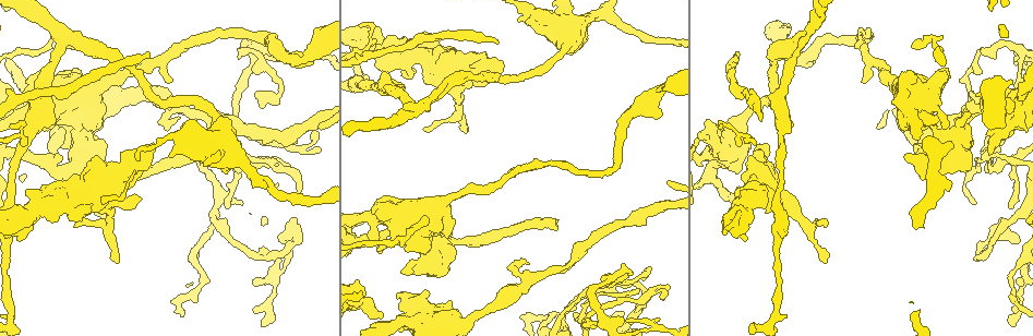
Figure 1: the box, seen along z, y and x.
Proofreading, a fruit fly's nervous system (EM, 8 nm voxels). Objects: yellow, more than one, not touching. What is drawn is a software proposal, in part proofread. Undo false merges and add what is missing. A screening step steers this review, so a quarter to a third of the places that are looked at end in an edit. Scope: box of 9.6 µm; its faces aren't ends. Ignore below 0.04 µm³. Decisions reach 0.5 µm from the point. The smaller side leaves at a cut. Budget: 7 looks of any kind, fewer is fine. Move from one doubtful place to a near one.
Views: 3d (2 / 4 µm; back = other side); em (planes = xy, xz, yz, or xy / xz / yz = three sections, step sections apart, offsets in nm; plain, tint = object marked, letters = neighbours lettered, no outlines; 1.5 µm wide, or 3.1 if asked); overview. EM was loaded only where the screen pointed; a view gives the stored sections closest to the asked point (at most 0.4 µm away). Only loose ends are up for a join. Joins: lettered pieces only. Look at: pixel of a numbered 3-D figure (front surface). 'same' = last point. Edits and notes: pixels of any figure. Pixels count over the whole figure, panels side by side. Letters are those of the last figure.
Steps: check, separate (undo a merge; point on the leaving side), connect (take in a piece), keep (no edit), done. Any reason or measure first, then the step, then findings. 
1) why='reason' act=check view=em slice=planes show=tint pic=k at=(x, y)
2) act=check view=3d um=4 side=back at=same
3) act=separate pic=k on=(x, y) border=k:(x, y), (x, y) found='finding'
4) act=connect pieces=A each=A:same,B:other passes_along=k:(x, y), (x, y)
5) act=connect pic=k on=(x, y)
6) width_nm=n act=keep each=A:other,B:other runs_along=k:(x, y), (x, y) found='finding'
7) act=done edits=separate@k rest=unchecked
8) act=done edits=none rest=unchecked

why='thick end' act=check view=em slice=xy step=8 show=tint pic=1 at=(439, 41)

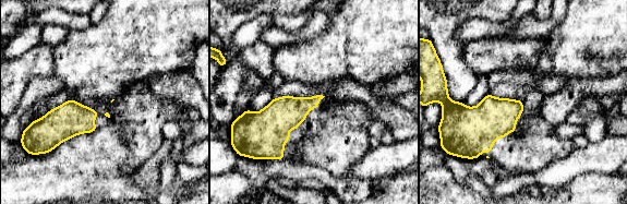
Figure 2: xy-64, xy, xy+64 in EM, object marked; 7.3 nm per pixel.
why='another direction' act=check view=em slice=xz step=8 show=letters at=same

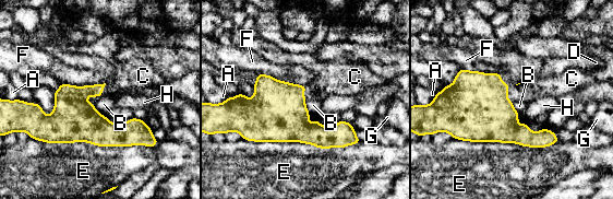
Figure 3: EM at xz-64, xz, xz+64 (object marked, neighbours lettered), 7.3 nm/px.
act=connect pieces=C each=A:other,B:other,C:same,D:other,E:other,F:other,G:other,H:other passes_along=3:(476, 107), (506, 94), (527, 92) found='the cell continues'

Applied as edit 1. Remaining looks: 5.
why='branch stops here' act=check view=3d um=2 pic=1 at=(168, 83)

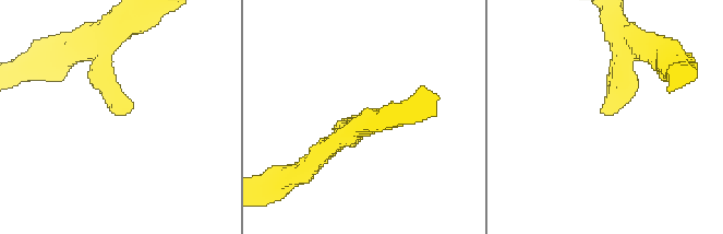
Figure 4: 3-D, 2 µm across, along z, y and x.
why='need the tissue' act=check view=em slice=xy step=4 show=letters pic=4 at=(126, 111)

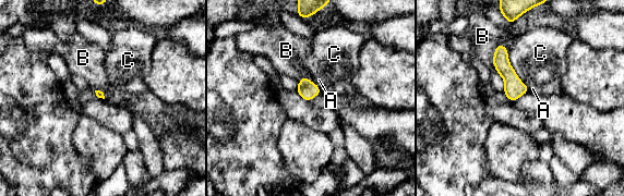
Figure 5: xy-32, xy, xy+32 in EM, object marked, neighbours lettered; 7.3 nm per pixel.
act=check view=em slice=planes show=letters at=same

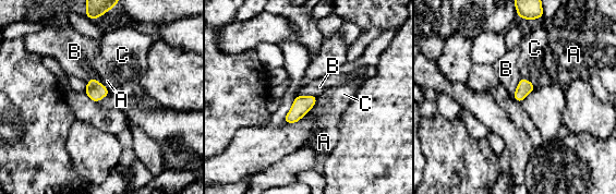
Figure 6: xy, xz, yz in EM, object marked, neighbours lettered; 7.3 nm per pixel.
act=keep each=A:other,B:other,C:other border=6:(298, 95), (316, 96) found='no lettered piece goes on from it'

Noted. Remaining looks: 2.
why='tapers out' act=check view=em slice=planes show=letters pic=1 at=(148, 53)

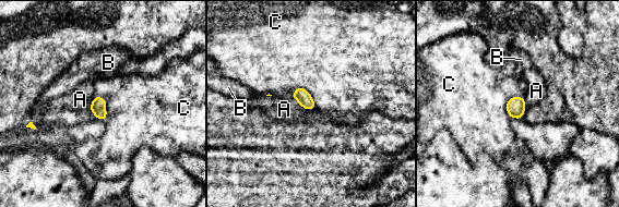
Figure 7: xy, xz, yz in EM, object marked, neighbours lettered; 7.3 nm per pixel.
act=connect pieces=A each=A:same,B:other,C:other passes_along=7:(304, 98), (300, 105), (284, 109) found='it goes on there'

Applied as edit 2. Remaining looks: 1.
act=done edits=connect@3,connect@7 rest=unchecked

